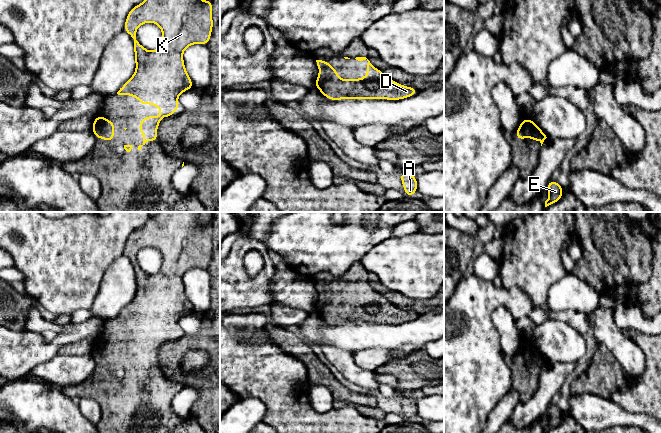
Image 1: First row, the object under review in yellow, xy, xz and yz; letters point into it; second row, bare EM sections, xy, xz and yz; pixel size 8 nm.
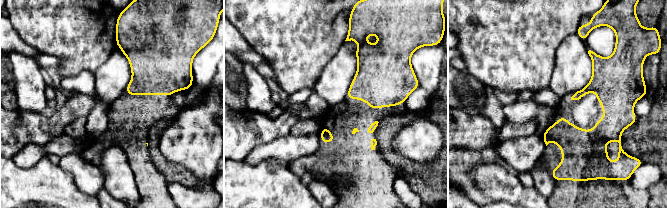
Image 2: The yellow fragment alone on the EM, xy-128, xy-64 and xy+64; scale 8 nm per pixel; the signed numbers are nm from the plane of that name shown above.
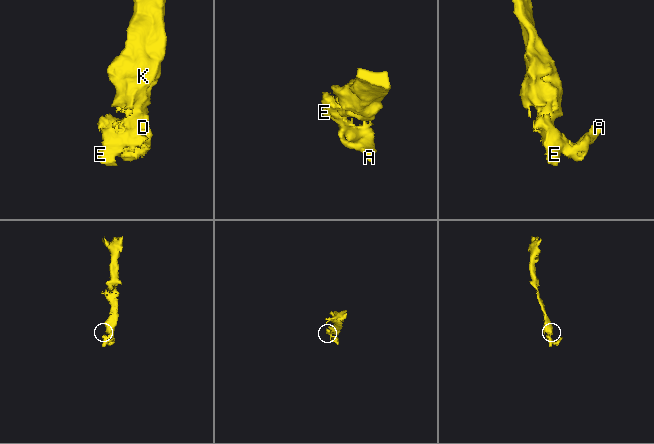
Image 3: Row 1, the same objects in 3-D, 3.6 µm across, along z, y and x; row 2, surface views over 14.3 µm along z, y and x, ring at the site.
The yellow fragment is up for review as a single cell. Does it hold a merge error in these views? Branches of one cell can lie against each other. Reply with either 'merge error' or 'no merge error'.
no merge error

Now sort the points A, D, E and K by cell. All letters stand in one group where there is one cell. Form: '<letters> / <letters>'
A D E K

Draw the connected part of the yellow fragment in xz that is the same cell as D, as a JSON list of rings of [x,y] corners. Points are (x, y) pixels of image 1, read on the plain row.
[[[356,281],[358,285],[367,284],[367,300],[359,303],[339,303],[340,298],[330,286],[316,284],[319,300],[315,311],[329,324],[342,323],[386,323],[401,324],[418,317],[415,311],[403,310],[374,291],[366,281]]]

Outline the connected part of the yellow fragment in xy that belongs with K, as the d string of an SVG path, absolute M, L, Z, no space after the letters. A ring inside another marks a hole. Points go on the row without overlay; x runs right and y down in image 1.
M159 212L150 216L144 226L128 237L124 255L134 263L136 295L117 318L136 321L141 330L149 327L162 335L157 341L148 339L139 346L138 354L144 359L143 368L138 370L138 374L148 365L159 365L156 355L162 342L173 340L176 334L180 335L179 319L194 311L185 293L183 276L192 268L208 268L213 253L212 234L212 223L202 225L199 212ZM148 246L157 248L162 254L162 265L155 275L146 274L136 264L136 254L141 248Z

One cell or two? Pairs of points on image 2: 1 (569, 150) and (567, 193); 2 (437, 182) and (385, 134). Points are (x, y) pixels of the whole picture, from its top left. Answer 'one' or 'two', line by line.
1: one
2: one

